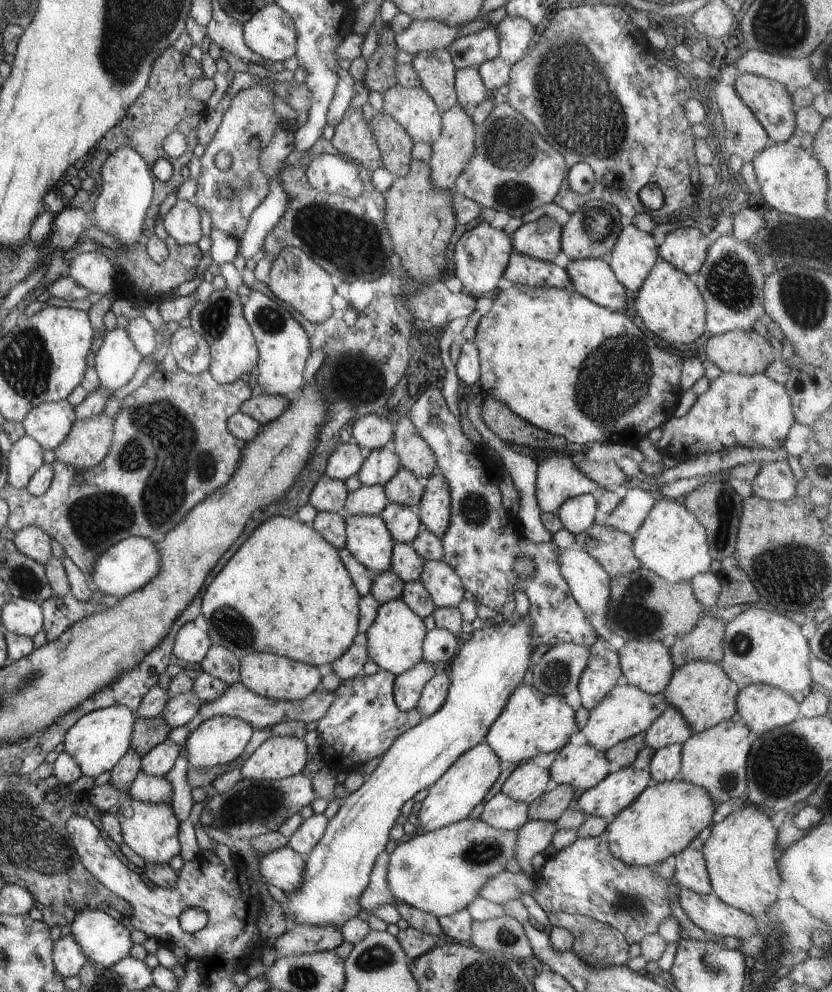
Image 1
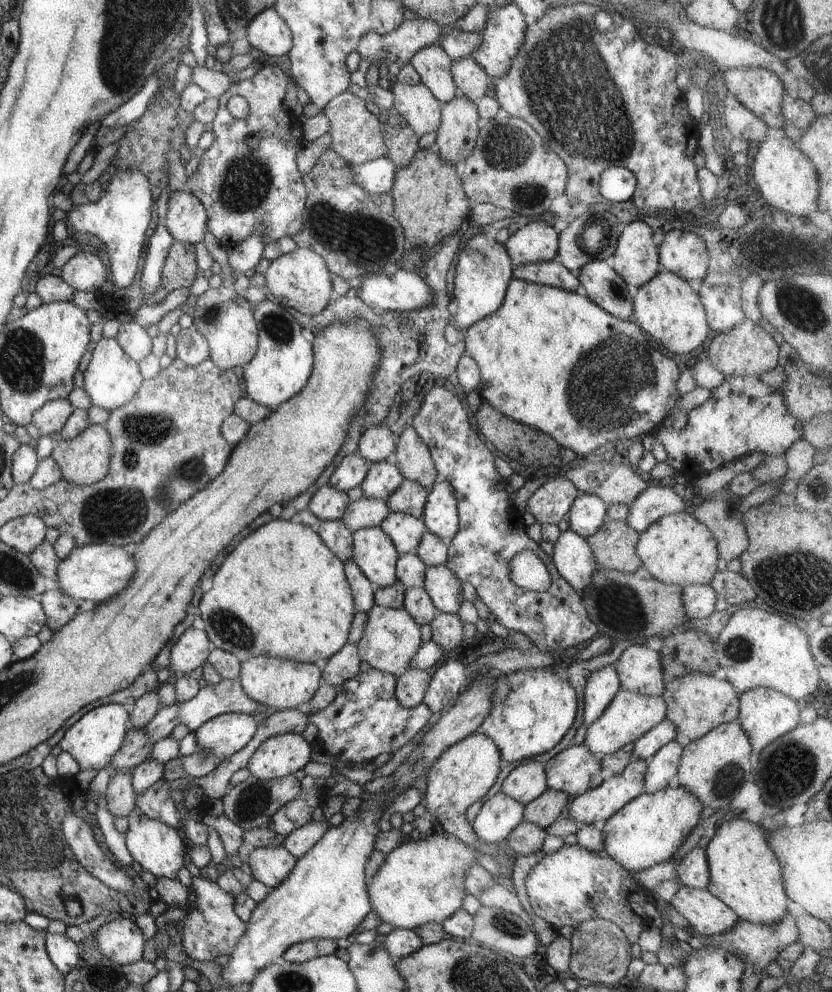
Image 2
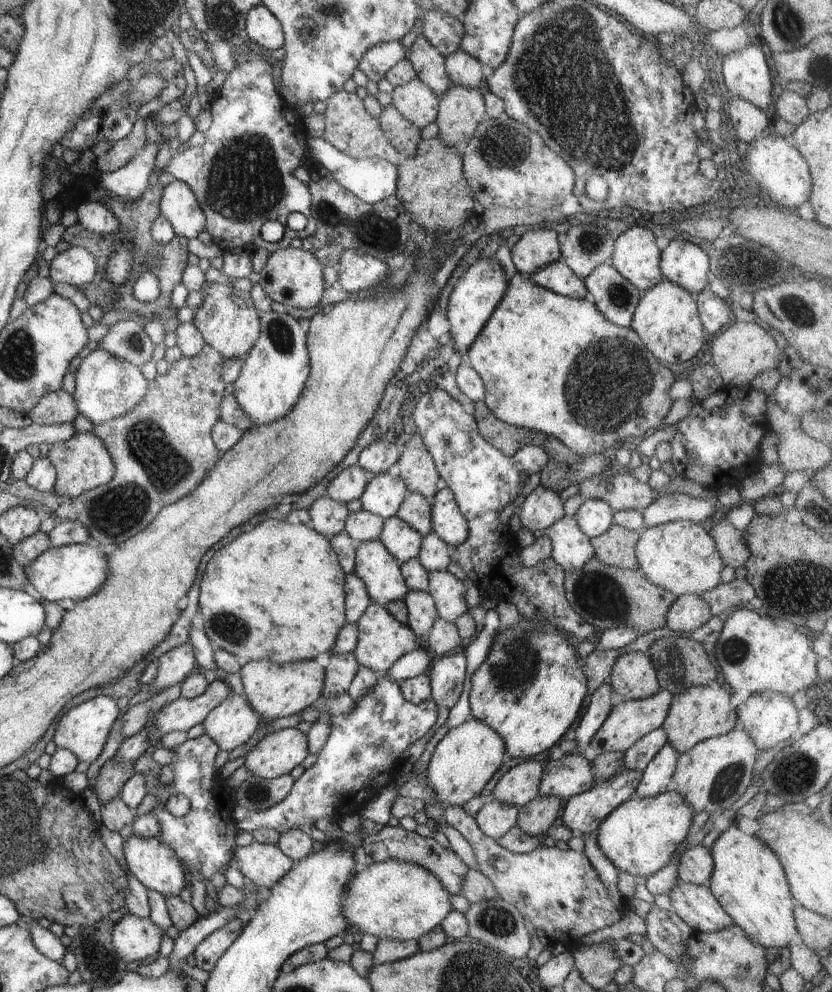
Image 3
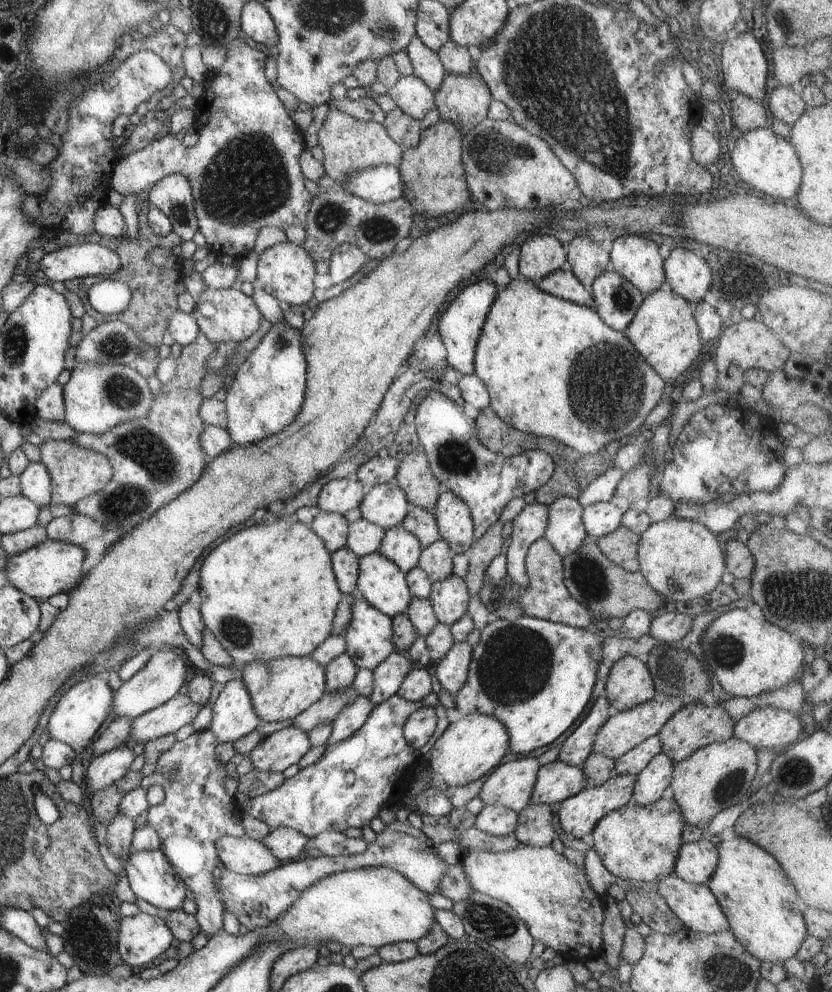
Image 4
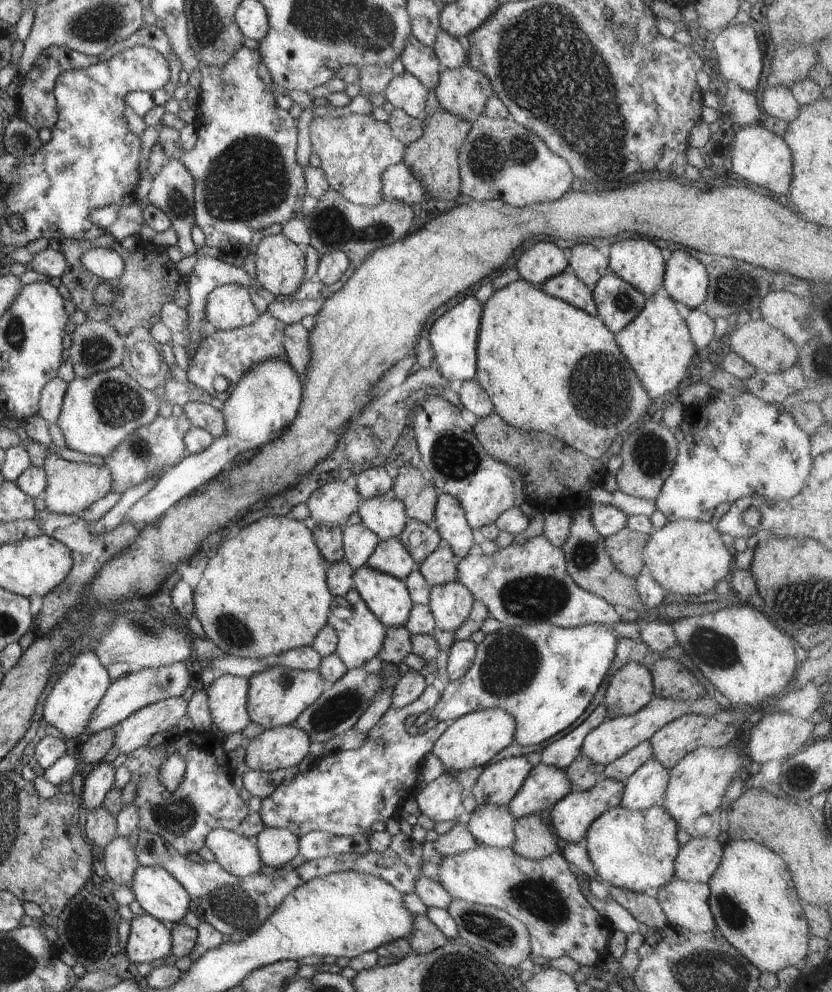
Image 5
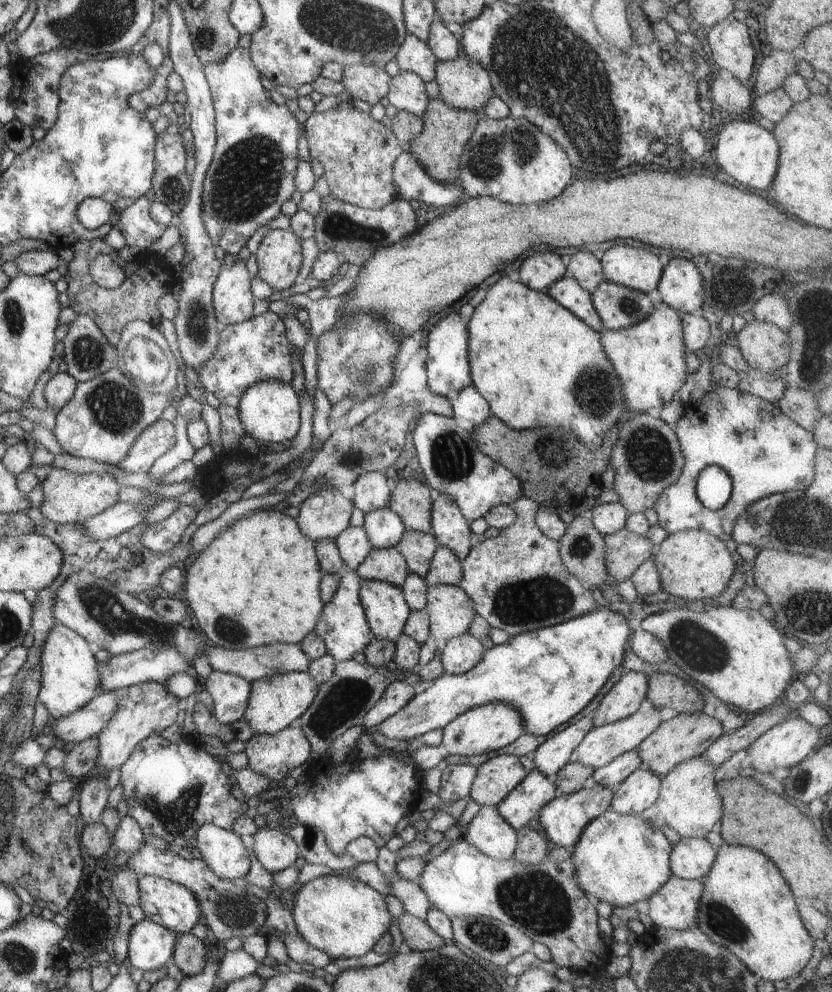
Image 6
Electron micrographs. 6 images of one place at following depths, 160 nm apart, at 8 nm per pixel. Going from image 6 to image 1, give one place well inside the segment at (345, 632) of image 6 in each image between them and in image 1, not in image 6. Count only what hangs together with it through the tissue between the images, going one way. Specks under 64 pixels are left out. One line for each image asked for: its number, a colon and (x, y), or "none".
1: (395, 638)
2: (391, 637)
3: (382, 639)
4: (369, 636)
5: (361, 634)

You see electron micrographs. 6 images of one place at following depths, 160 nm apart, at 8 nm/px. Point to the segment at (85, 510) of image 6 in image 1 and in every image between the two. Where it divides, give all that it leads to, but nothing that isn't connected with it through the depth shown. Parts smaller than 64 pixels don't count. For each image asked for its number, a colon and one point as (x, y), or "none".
1: (87, 443)
2: (83, 460)
3: (82, 463)
4: (76, 472)
5: (71, 487)

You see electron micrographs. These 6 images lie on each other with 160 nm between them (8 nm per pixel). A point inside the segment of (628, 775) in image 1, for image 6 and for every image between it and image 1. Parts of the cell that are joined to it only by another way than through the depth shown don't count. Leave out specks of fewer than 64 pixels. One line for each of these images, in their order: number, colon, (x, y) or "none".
2: (593, 807)
3: (584, 813)
4: (579, 814)
5: (572, 816)
6: (563, 818)

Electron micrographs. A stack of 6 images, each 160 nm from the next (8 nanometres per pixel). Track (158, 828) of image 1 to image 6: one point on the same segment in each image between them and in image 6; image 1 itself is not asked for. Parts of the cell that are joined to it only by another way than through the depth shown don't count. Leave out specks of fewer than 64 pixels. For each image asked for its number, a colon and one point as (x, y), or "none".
2: (155, 846)
3: (155, 865)
4: (152, 878)
5: (158, 892)
6: (173, 906)

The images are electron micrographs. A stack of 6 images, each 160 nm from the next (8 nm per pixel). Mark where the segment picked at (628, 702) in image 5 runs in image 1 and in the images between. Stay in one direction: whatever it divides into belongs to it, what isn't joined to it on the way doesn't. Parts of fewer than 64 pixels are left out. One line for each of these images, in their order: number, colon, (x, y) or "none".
1: (649, 666)
2: (639, 668)
3: (633, 676)
4: (629, 683)

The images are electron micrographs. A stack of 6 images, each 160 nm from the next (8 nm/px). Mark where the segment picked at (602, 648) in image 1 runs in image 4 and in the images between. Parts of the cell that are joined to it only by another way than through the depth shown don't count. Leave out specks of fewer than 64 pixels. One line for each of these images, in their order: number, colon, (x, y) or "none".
2: (601, 686)
3: (599, 708)
4: (576, 748)

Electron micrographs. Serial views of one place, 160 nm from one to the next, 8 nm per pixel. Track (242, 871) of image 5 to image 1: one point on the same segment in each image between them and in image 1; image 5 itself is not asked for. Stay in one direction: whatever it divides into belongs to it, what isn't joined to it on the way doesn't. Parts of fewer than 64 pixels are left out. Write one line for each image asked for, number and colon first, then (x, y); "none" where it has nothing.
1: (284, 868)
2: (270, 865)
3: (265, 865)
4: (246, 856)

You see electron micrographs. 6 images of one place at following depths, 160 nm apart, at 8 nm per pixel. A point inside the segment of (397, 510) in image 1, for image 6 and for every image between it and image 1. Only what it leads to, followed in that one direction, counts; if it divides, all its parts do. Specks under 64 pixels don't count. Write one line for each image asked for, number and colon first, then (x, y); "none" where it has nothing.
2: (405, 531)
3: (404, 543)
4: (399, 545)
5: (391, 556)
6: (388, 565)

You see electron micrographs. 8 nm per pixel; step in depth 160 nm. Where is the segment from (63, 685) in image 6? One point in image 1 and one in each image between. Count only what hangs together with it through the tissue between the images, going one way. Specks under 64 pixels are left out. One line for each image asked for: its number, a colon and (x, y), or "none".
1: (98, 740)
2: (93, 741)
3: (83, 730)
4: (79, 714)
5: (69, 707)

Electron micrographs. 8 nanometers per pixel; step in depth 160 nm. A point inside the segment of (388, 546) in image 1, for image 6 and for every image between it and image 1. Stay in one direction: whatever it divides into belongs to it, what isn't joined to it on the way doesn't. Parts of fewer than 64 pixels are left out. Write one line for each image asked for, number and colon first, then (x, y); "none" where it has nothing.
2: (376, 555)
3: (381, 573)
4: (379, 581)
5: (387, 596)
6: (386, 609)

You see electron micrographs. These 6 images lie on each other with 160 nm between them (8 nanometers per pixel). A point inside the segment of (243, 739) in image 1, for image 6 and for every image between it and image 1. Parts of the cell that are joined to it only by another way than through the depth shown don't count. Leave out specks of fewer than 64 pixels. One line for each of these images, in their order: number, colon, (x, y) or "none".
2: (224, 735)
3: (232, 722)
4: (233, 716)
5: (228, 695)
6: (230, 693)

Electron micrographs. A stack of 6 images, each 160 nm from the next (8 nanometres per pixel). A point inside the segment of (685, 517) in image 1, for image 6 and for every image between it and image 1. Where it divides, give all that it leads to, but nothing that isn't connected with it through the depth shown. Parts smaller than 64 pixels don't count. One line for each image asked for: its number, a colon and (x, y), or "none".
2: (677, 549)
3: (680, 556)
4: (682, 560)
5: (688, 557)
6: (692, 564)

